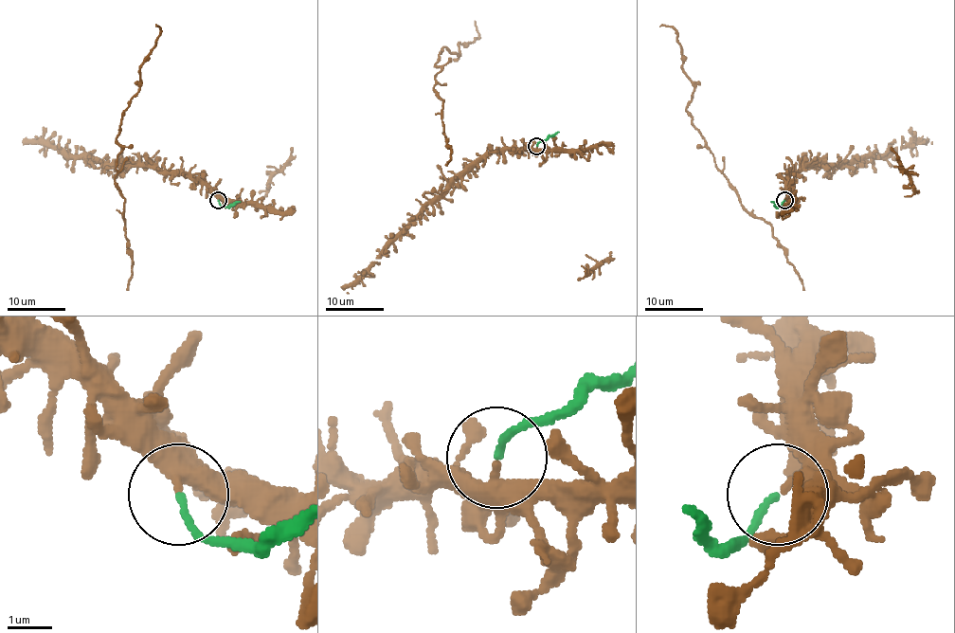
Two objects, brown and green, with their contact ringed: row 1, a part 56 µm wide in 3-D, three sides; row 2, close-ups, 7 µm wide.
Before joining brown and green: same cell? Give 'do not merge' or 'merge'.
do not merge

